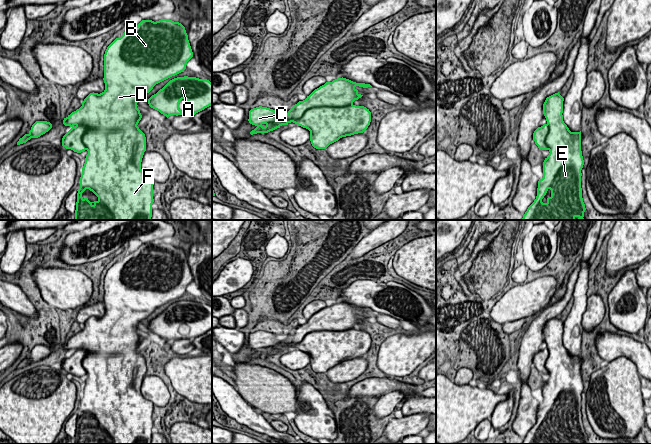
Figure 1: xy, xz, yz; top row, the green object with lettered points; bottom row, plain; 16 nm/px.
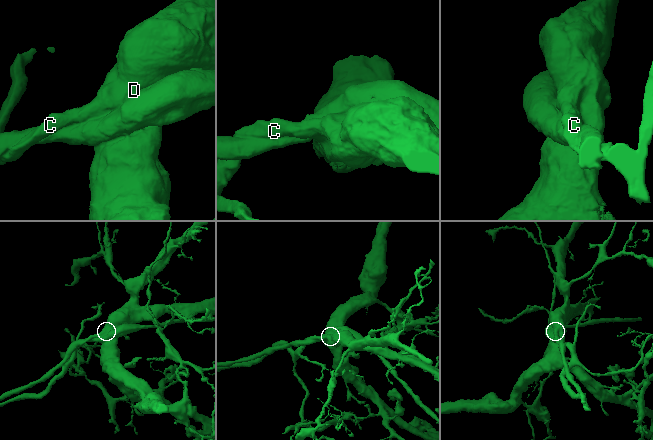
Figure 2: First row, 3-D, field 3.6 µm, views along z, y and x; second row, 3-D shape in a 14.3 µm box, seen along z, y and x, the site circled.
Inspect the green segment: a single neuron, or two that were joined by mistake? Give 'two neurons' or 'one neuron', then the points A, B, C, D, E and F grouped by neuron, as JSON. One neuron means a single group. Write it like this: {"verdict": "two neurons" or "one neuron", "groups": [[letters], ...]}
{"verdict": "two neurons", "groups": [["A"], ["B", "C", "D", "E", "F"]]}

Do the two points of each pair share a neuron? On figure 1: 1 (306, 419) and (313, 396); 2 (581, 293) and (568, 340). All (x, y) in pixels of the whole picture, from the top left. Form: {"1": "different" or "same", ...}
{"1": "same", "2": "same"}

